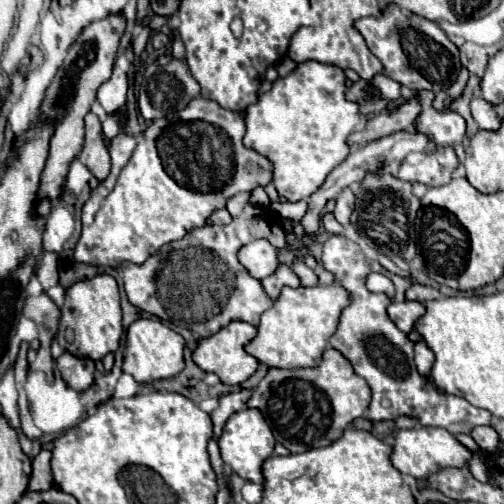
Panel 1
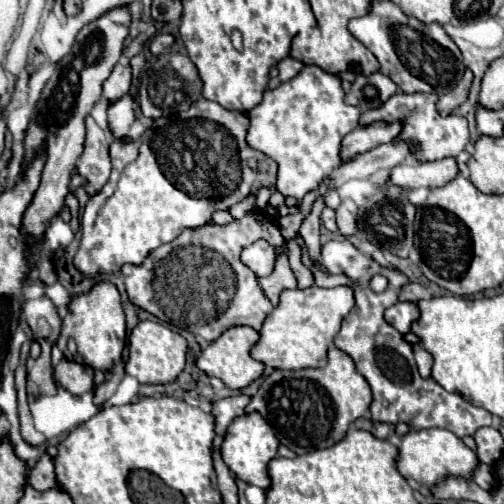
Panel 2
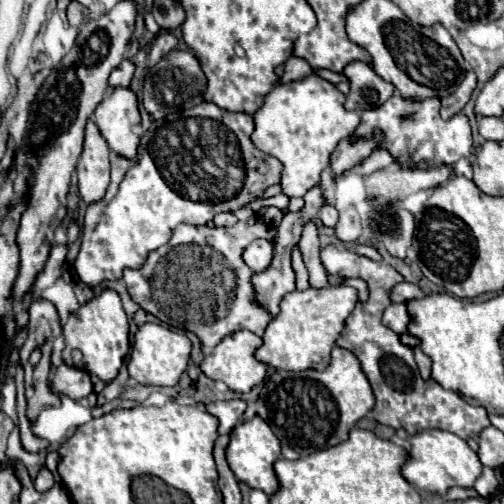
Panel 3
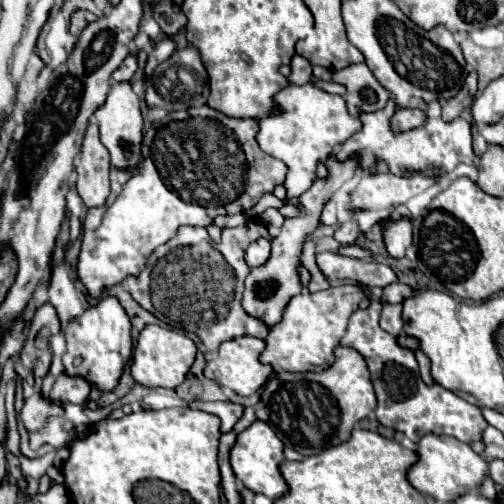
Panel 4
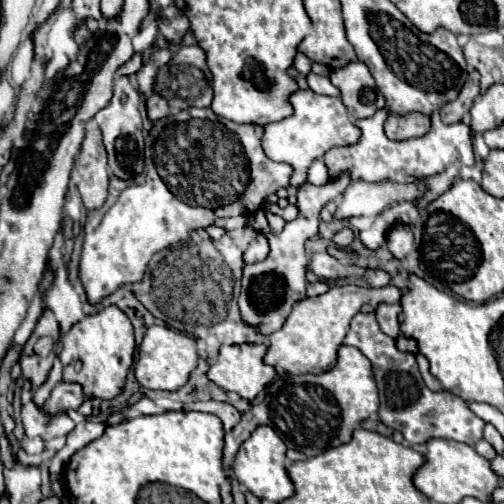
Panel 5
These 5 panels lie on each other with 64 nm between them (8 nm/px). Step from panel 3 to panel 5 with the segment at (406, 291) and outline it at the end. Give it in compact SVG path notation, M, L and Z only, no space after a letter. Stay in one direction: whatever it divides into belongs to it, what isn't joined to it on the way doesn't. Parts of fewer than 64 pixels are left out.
M336 286L330 288L324 296L306 298L288 316L284 328L270 336L270 348L264 358L268 366L282 368L288 374L322 374L336 364L336 352L344 342L344 336L350 328L350 320L360 312L362 304L396 304L402 296L402 290L396 286L384 288L360 288L360 286Z

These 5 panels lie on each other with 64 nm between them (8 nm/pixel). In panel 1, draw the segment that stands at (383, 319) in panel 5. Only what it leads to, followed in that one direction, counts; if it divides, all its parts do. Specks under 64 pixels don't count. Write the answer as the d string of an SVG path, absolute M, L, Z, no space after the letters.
M404 300L404 302L392 302L392 304L388 306L388 316L390 316L390 320L392 320L404 334L408 334L408 332L412 330L414 322L416 322L422 314L424 314L424 304L420 304L420 302L408 302L408 300Z

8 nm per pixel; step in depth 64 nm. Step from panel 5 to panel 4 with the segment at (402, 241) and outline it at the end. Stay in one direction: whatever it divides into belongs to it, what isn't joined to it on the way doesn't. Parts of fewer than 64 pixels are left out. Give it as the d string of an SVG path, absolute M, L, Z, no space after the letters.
M396 220L396 222L388 224L388 228L384 230L384 244L392 256L402 258L412 244L410 220Z

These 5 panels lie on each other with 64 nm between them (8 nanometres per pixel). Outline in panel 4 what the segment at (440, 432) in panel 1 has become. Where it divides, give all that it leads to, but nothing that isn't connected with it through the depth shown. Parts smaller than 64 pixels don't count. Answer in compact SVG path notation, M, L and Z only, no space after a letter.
M428 434L418 442L418 462L408 472L408 480L418 492L444 502L454 502L468 492L480 494L480 486L486 476L490 476L488 462L480 454L456 438L436 434Z

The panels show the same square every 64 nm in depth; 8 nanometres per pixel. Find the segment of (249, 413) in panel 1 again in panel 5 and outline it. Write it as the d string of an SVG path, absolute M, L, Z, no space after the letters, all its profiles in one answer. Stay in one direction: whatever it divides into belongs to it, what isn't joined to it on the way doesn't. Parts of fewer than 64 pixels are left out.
M256 428L252 436L240 446L232 472L240 484L244 484L254 496L270 502L282 502L294 494L294 484L288 476L288 458L286 458L286 444L272 428Z

